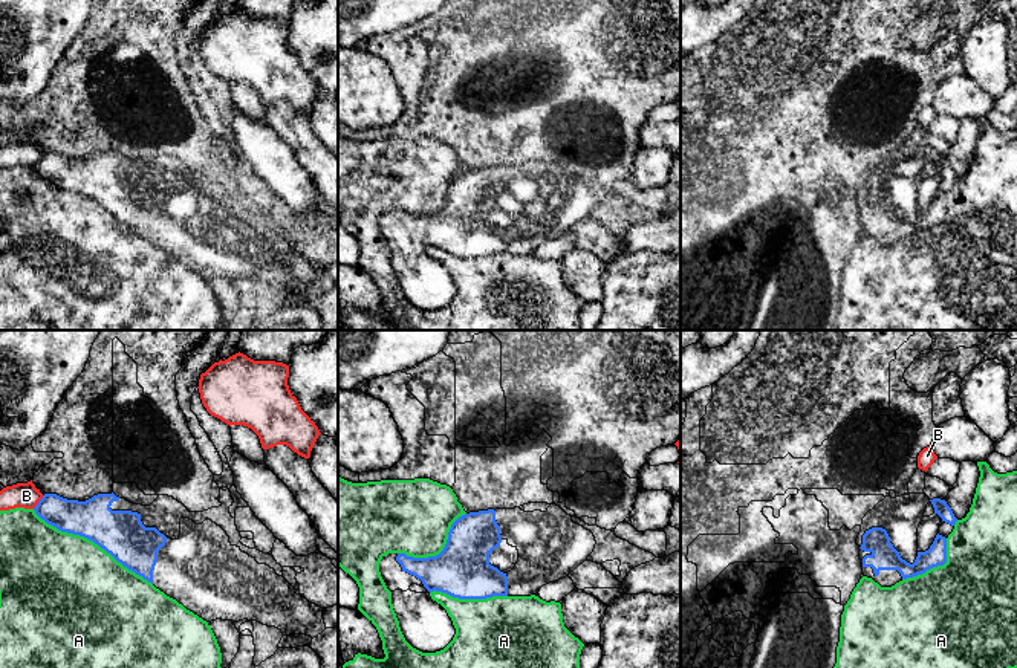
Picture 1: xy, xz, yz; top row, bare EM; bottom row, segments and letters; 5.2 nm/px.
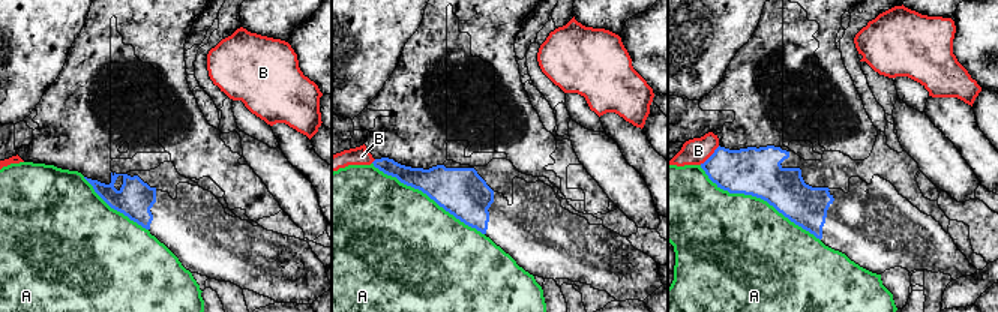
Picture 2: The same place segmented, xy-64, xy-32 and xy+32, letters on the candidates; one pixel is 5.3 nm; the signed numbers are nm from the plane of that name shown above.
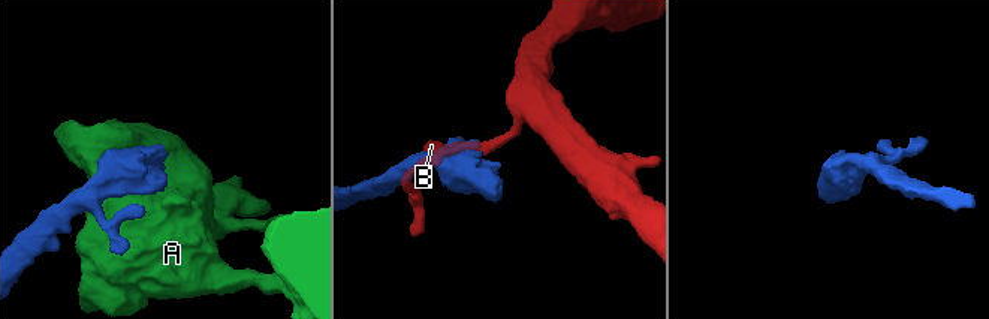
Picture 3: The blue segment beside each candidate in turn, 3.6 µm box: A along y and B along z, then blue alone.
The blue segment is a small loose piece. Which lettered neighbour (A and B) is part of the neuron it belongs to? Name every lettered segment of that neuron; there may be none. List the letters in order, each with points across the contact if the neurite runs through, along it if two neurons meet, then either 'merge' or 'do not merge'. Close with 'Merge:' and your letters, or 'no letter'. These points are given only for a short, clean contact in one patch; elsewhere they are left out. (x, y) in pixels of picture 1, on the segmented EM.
A: do not merge
B: do not merge
Merge: no letter

